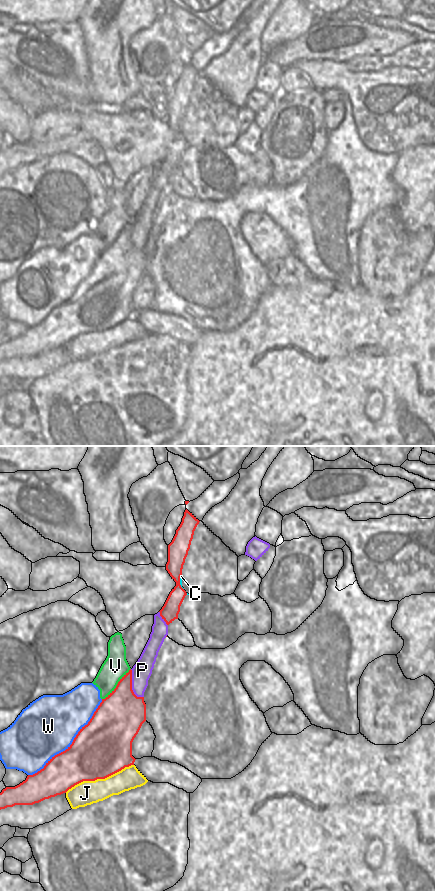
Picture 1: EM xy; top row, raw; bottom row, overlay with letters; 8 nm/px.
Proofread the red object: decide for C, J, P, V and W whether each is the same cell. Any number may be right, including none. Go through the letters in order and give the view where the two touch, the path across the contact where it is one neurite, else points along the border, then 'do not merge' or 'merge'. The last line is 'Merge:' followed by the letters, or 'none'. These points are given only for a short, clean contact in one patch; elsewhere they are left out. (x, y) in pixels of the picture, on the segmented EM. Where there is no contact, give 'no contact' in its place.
C: meets red in xy; merge
J: meets red in xy; do not merge
P: meets red in xy; do not merge
V: meets red in xy; do not merge
W: meets red in xy; do not merge
Merge: C

